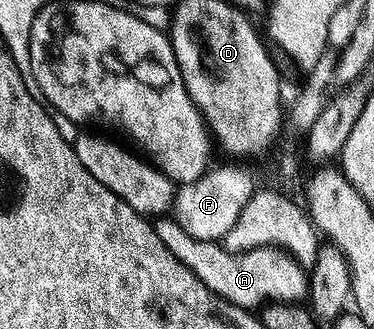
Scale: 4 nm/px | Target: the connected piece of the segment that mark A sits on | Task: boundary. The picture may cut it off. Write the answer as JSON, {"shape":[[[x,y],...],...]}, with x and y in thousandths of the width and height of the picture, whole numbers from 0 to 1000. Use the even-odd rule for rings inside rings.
{"shape":[[[422,663],[412,687],[441,751],[516,824],[548,872],[628,930],[682,945],[727,921],[802,924],[824,906],[826,848],[813,815],[754,760],[711,751],[650,772],[612,772],[594,742],[516,726],[465,663]]]}

